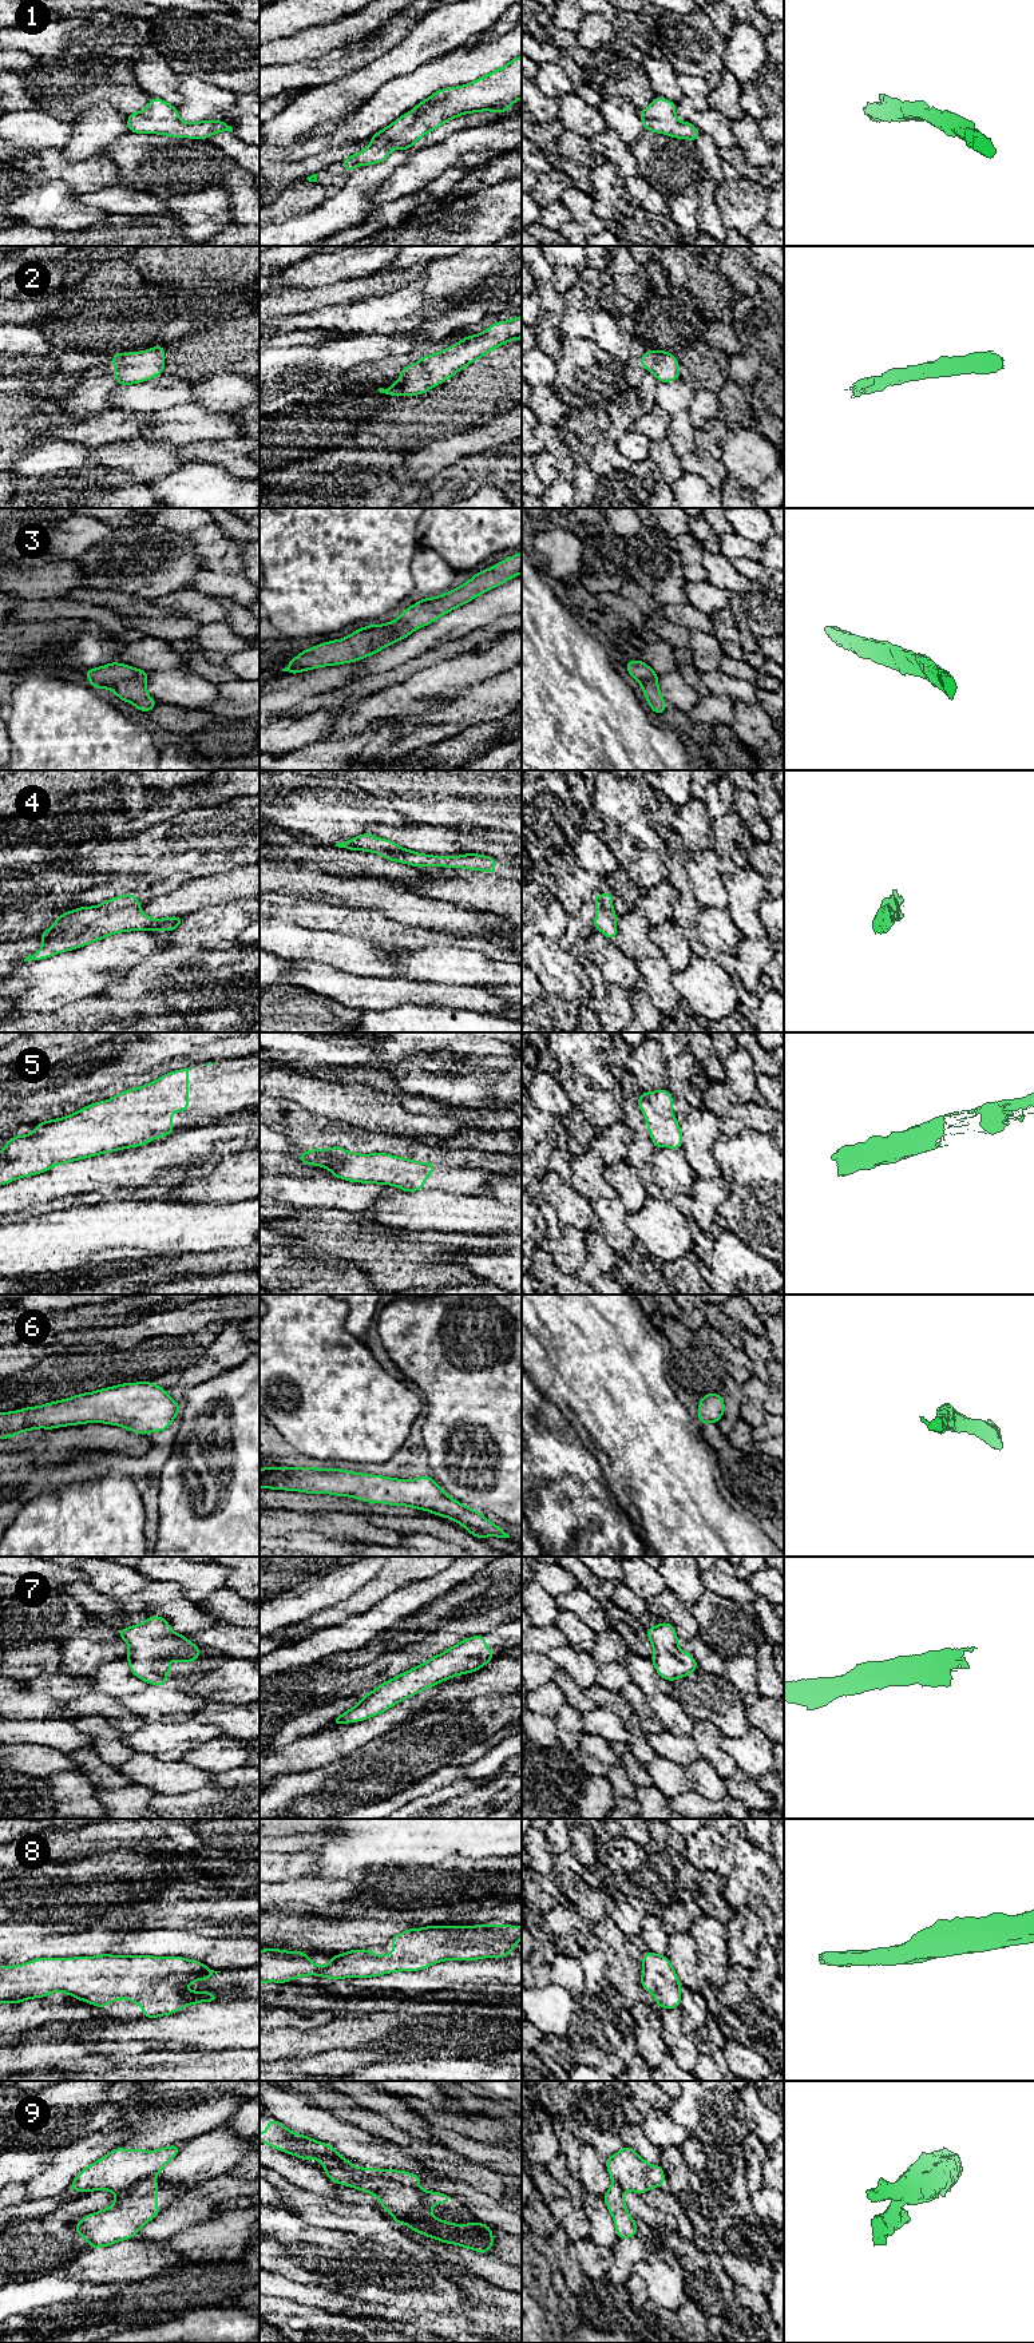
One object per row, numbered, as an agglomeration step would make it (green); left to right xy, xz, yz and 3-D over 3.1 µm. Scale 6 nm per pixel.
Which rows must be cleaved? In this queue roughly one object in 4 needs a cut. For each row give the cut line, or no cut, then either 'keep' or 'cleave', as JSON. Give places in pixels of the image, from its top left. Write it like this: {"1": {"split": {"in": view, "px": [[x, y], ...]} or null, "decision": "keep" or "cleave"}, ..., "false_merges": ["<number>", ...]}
{"1": {"split": null, "decision": "keep"}, "2": {"split": null, "decision": "keep"}, "3": {"split": null, "decision": "keep"}, "4": {"split": null, "decision": "keep"}, "5": {"split": null, "decision": "keep"}, "6": {"split": null, "decision": "keep"}, "7": {"split": null, "decision": "keep"}, "8": {"split": null, "decision": "keep"}, "9": {"split": {"in": "xz", "px": [[375, 2169], [392, 2180], [418, 2187]]}, "decision": "cleave"}, "false_merges": ["9"]}

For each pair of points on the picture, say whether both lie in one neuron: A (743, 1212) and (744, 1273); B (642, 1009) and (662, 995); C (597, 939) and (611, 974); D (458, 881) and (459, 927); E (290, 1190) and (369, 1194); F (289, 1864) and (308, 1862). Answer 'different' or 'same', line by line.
A: different
B: different
C: same
D: different
E: same
F: same

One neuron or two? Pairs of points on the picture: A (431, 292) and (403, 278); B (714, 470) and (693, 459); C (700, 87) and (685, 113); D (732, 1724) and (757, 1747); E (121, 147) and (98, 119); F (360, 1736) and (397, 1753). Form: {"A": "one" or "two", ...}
{"A": "two", "B": "one", "C": "one", "D": "two", "E": "two", "F": "two"}

